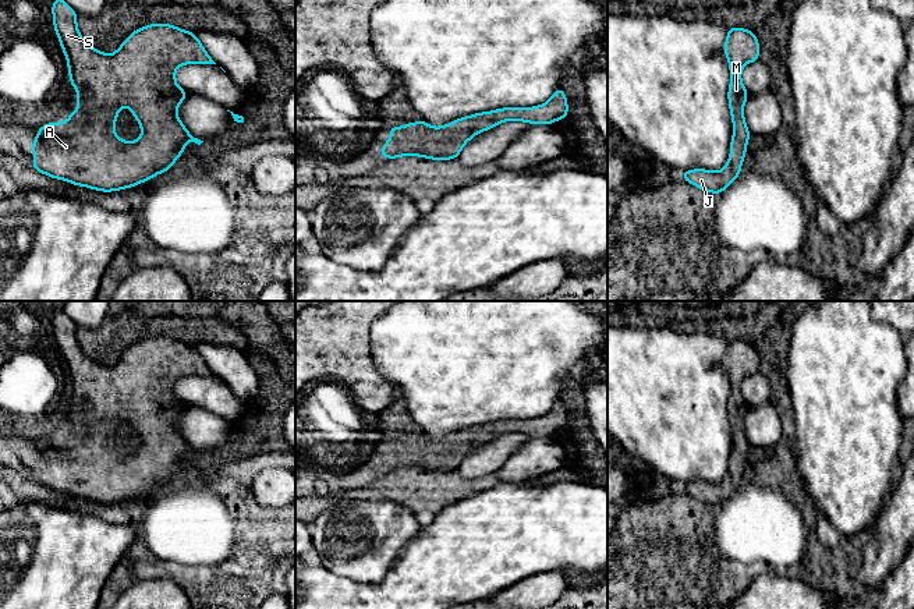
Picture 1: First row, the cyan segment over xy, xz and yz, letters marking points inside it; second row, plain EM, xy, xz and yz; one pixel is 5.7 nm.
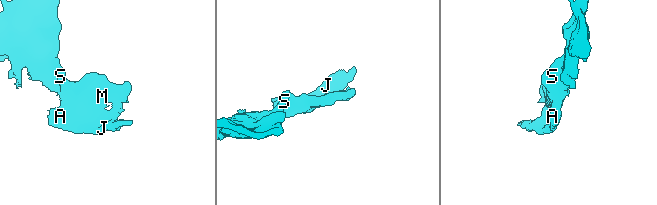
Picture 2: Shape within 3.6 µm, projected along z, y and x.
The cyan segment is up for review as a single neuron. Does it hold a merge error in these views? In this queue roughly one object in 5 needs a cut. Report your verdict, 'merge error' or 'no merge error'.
no merge error

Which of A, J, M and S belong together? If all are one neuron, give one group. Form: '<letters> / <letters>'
A J M S

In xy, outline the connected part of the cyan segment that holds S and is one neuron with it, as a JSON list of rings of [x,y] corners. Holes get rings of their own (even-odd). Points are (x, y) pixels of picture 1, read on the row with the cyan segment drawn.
[[[54,0],[52,13],[72,89],[78,91],[78,110],[71,110],[67,121],[43,124],[35,131],[36,141],[31,144],[35,171],[72,185],[111,192],[169,171],[185,153],[187,142],[203,142],[187,131],[176,113],[189,95],[177,85],[176,70],[183,64],[216,64],[196,33],[170,24],[150,24],[134,31],[113,54],[107,54],[84,40],[77,25],[78,14],[64,0]],[[121,106],[127,106],[139,123],[142,135],[137,141],[127,142],[114,132]]]

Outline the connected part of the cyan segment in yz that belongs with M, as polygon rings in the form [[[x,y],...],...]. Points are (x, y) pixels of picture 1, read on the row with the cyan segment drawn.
[[[740,26],[729,28],[723,52],[731,74],[727,92],[733,121],[729,160],[725,169],[719,171],[694,169],[680,174],[681,178],[698,187],[701,191],[716,195],[740,177],[743,160],[747,153],[747,142],[751,134],[744,120],[744,103],[750,93],[743,85],[741,70],[745,64],[759,60],[759,42],[754,32],[748,29]]]

